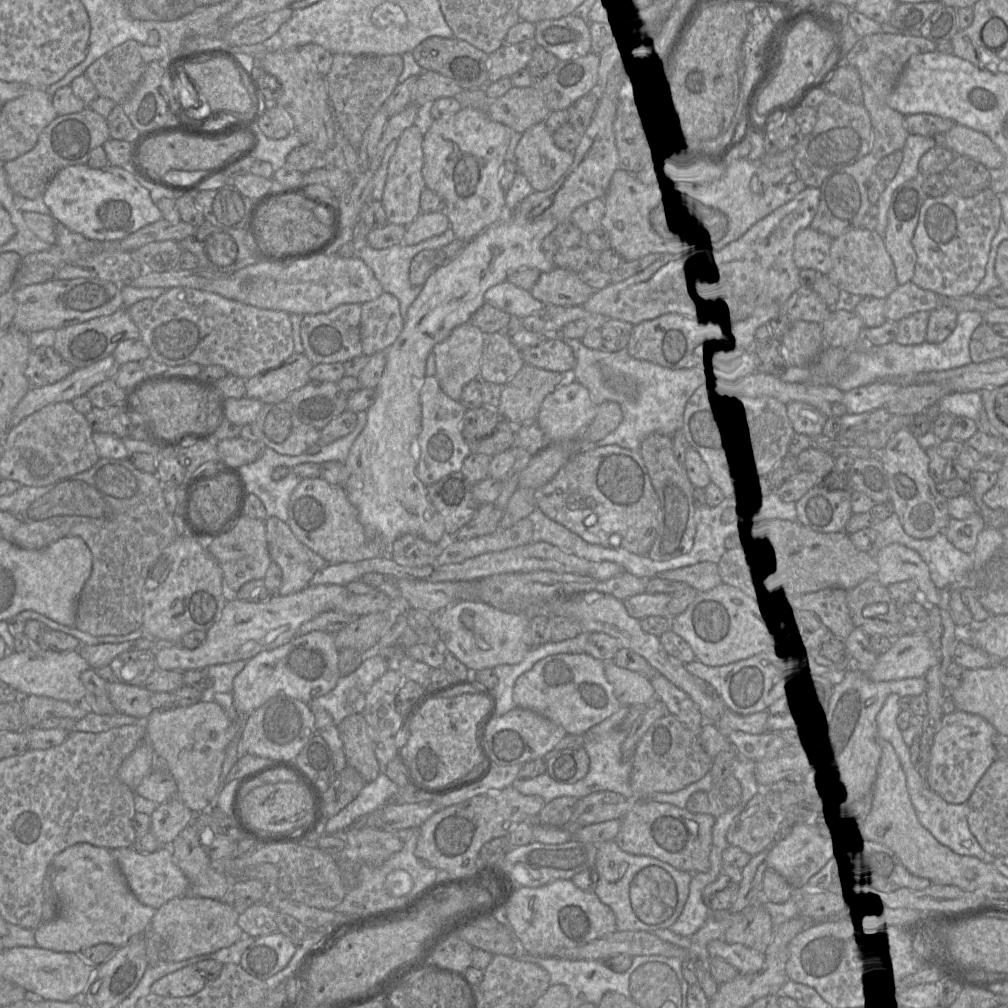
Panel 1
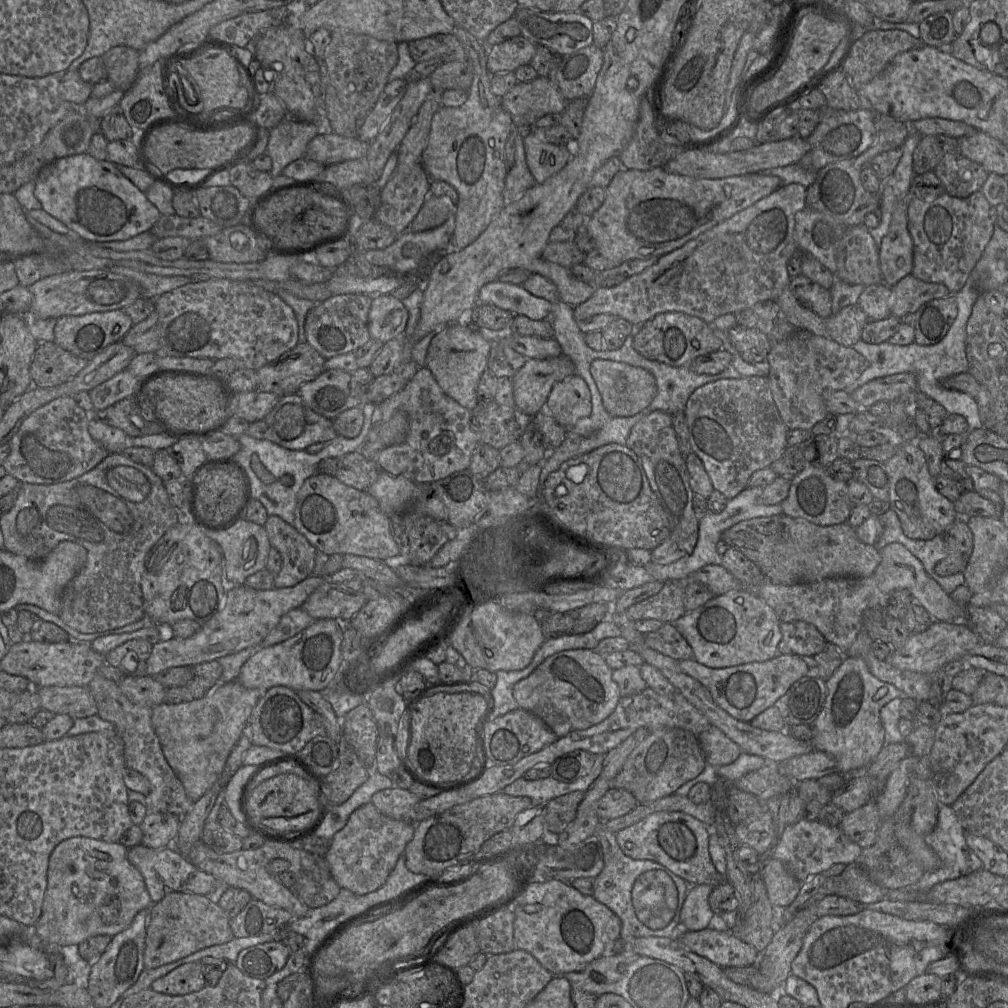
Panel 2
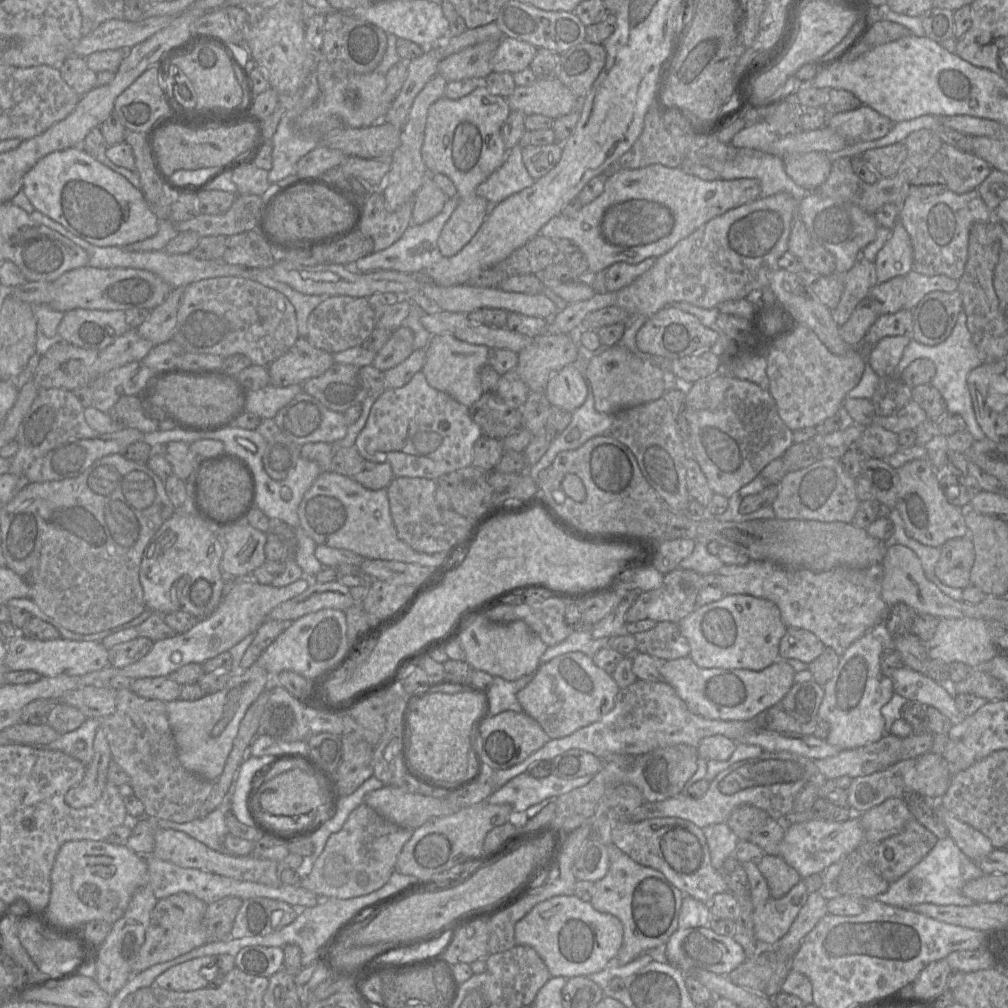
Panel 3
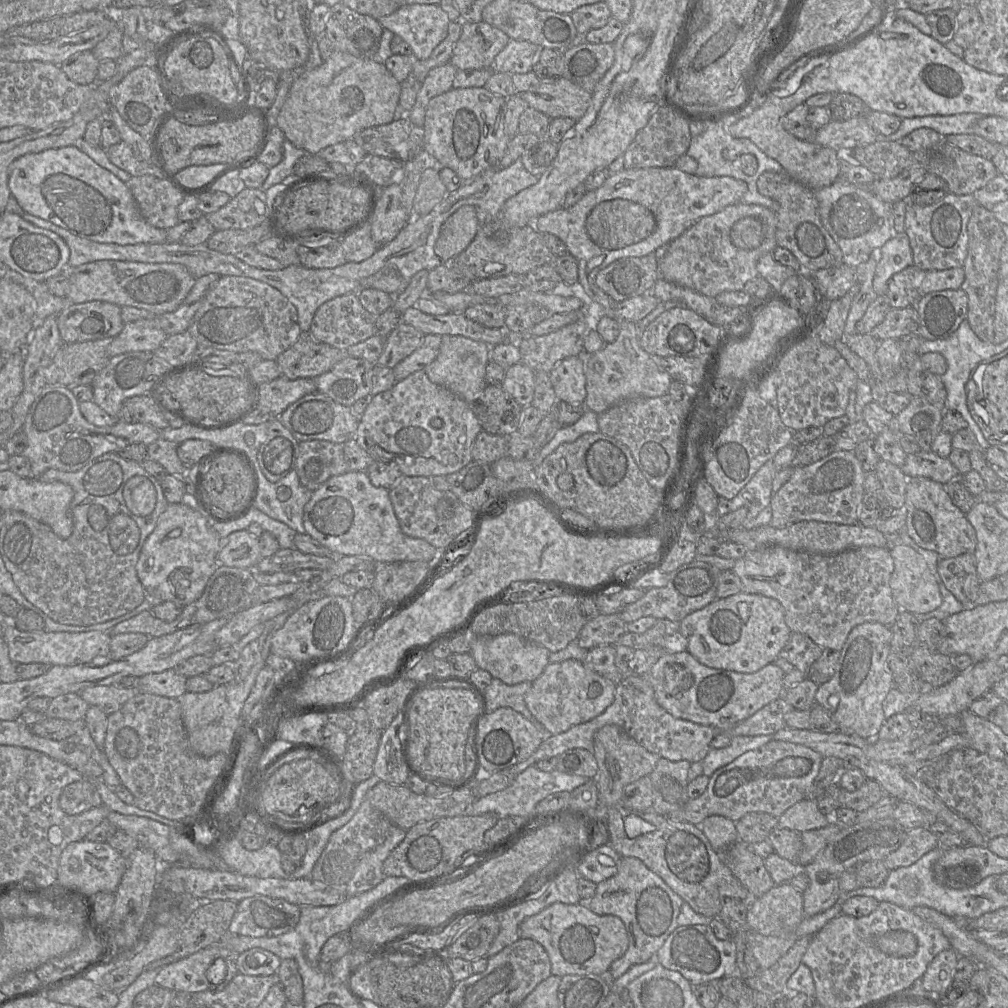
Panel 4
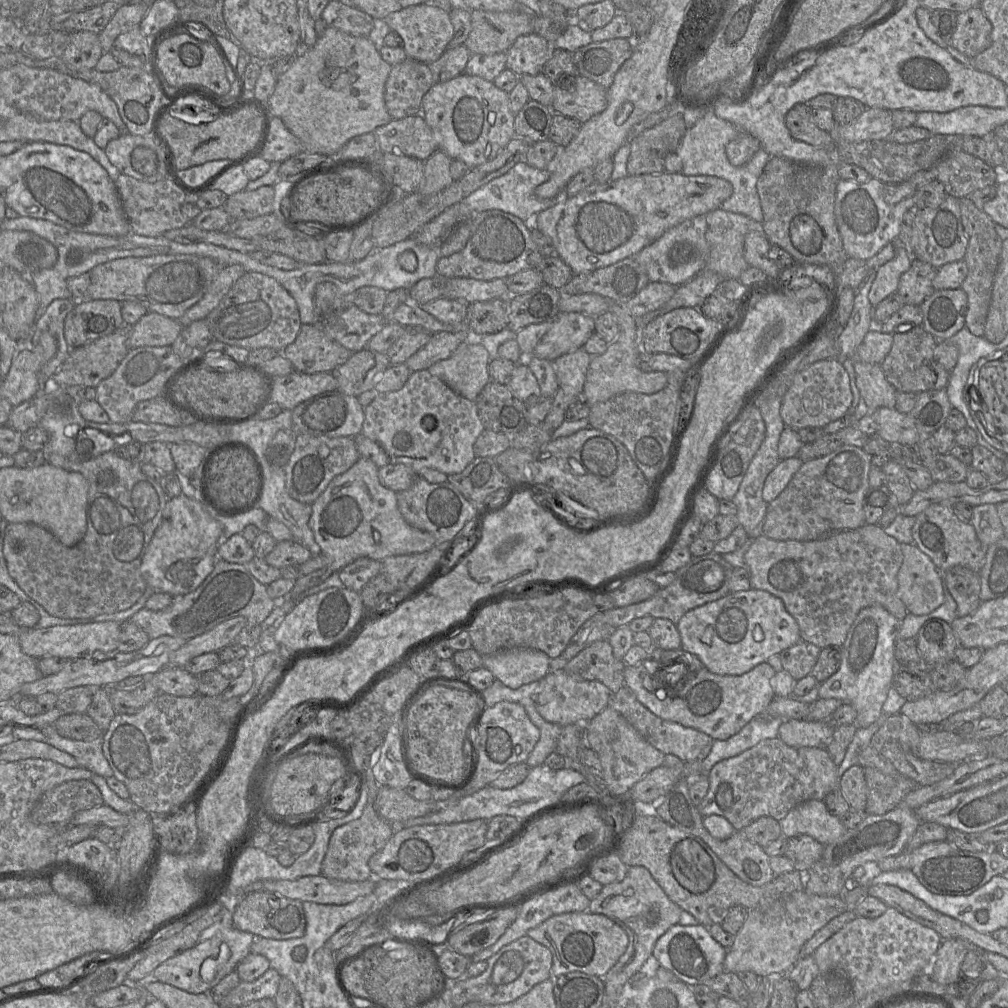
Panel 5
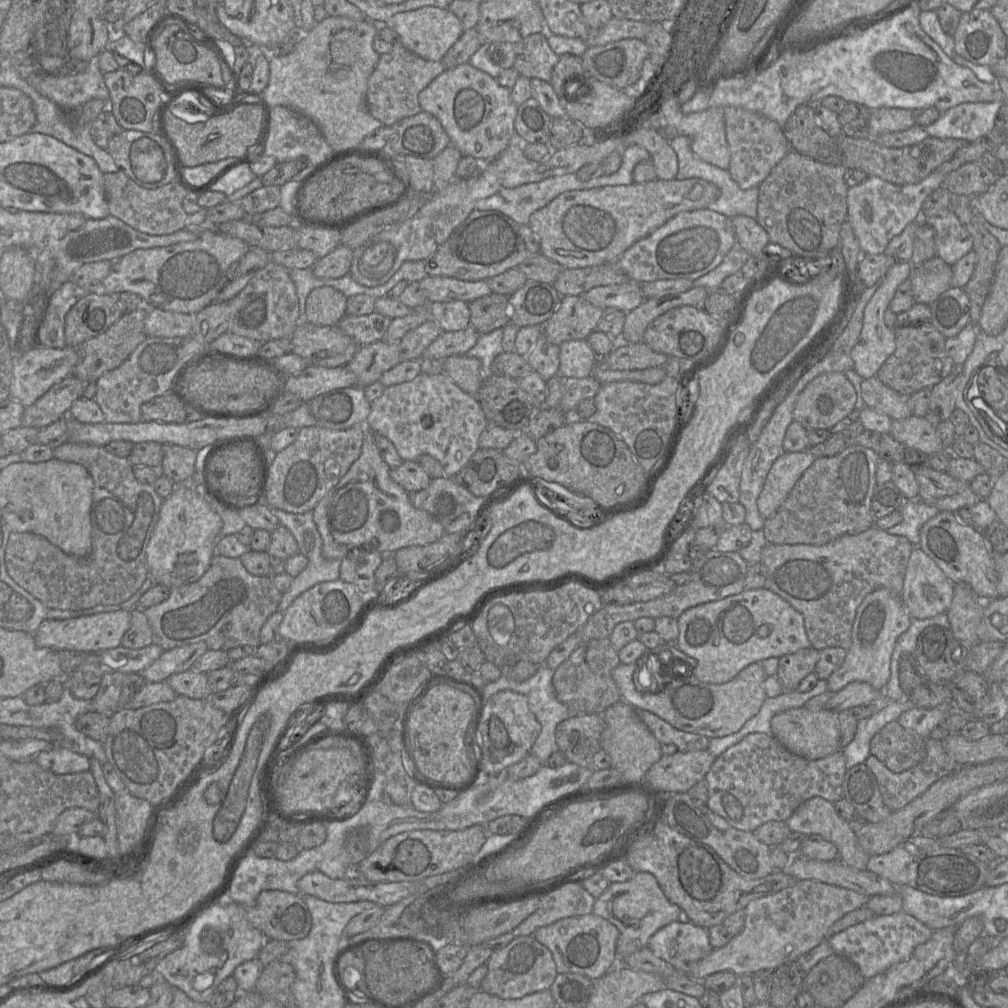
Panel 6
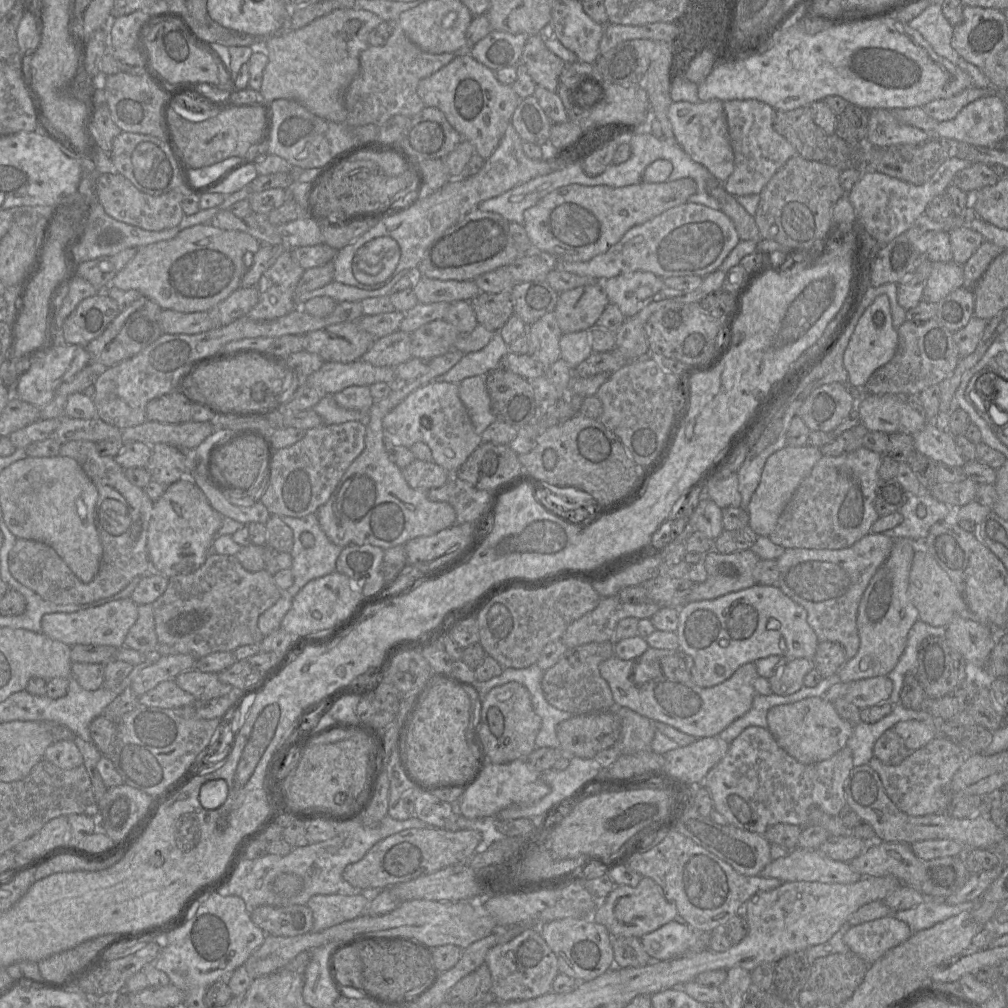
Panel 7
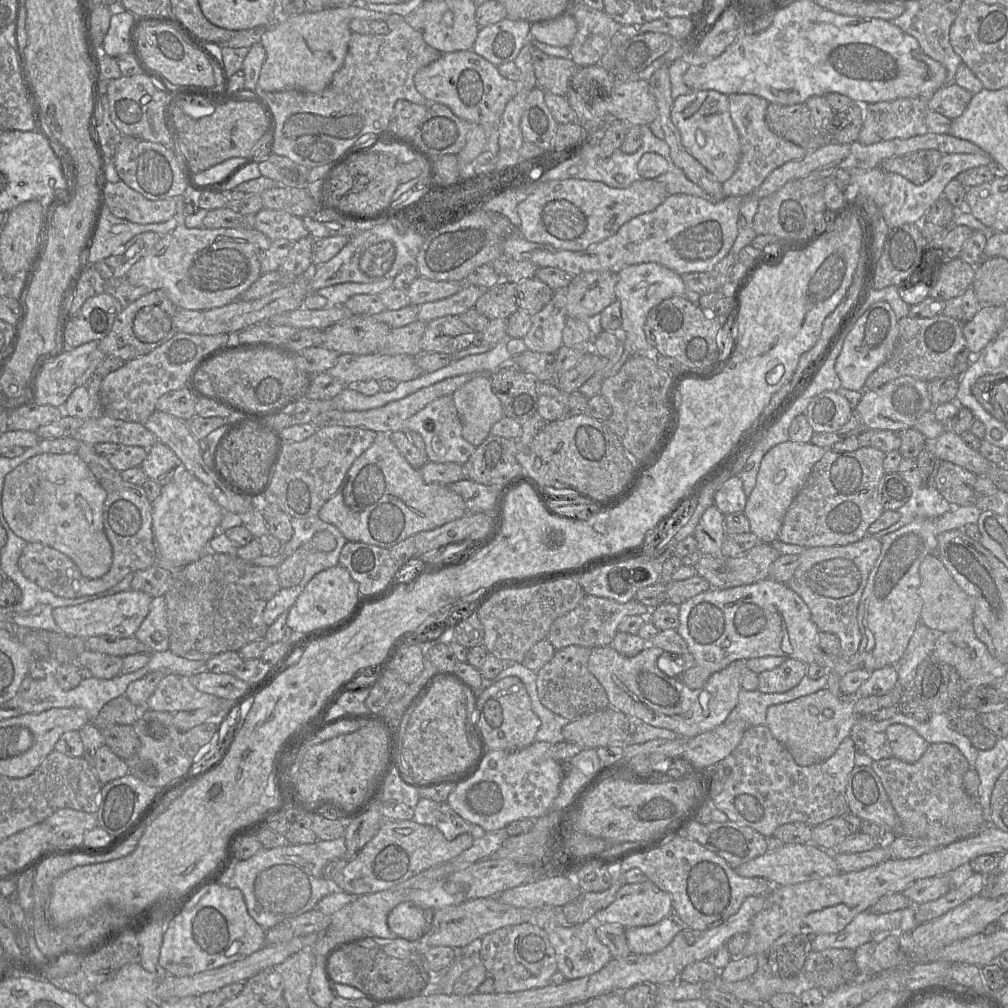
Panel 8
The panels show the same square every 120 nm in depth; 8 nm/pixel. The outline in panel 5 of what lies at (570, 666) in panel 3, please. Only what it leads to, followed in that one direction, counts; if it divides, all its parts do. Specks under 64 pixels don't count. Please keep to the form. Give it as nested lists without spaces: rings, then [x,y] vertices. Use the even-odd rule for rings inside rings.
[[[550,670],[540,679],[539,693],[533,701],[539,714],[548,722],[566,726],[574,723],[587,723],[609,706],[610,690],[597,680],[583,680],[570,676],[565,670]]]

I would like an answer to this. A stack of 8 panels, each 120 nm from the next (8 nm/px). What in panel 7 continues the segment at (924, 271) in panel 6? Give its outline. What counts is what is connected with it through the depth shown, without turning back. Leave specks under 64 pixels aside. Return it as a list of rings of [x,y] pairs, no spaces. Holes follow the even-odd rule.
[[[934,262],[926,281],[922,300],[939,303],[951,292],[965,286],[963,265],[951,262]]]

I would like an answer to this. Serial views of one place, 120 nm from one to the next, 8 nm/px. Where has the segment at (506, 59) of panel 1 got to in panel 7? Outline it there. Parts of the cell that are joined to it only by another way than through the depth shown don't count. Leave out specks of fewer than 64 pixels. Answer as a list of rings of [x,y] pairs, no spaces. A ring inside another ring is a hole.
[[[544,33],[528,36],[520,62],[525,65],[536,85],[556,92],[566,63],[546,47]]]

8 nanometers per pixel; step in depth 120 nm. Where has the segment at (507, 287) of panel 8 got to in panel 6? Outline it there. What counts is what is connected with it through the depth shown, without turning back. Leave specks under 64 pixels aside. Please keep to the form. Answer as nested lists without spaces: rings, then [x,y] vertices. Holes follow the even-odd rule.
[[[491,293],[469,303],[470,326],[479,334],[503,328],[510,322],[509,296]]]

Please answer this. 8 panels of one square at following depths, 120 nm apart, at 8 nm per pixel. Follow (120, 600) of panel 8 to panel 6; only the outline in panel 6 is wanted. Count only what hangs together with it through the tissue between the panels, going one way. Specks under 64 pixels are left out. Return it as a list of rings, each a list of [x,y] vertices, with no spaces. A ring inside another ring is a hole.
[[[117,610],[93,615],[80,616],[67,619],[46,619],[34,634],[35,643],[41,648],[55,651],[80,651],[96,653],[121,646],[124,633],[130,627],[130,611]]]

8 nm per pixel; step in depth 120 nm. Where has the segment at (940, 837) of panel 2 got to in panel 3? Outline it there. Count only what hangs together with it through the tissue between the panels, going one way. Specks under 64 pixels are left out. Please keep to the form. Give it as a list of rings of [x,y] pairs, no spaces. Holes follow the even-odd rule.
[[[948,835],[945,838],[938,839],[935,846],[920,863],[901,878],[890,883],[888,891],[877,895],[874,899],[882,904],[903,908],[922,903],[969,906],[975,902],[962,893],[962,888],[967,881],[984,875],[985,873],[976,862],[967,857]]]

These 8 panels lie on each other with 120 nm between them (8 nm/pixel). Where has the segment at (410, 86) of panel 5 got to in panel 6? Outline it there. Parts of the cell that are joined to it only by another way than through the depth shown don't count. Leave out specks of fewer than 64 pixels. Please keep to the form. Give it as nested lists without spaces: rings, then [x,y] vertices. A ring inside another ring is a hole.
[[[401,42],[392,45],[391,52],[380,56],[377,66],[368,79],[367,89],[369,112],[386,126],[420,113],[422,111],[419,103],[420,92],[446,70],[441,61],[423,59],[406,49]]]

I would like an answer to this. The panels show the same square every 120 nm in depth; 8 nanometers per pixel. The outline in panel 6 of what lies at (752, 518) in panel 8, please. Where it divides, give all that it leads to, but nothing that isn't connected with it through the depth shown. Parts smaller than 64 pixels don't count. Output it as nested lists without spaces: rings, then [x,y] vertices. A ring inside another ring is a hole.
[[[805,449],[799,452],[784,452],[774,461],[757,499],[759,513],[764,519],[776,513],[815,459],[814,455]]]

